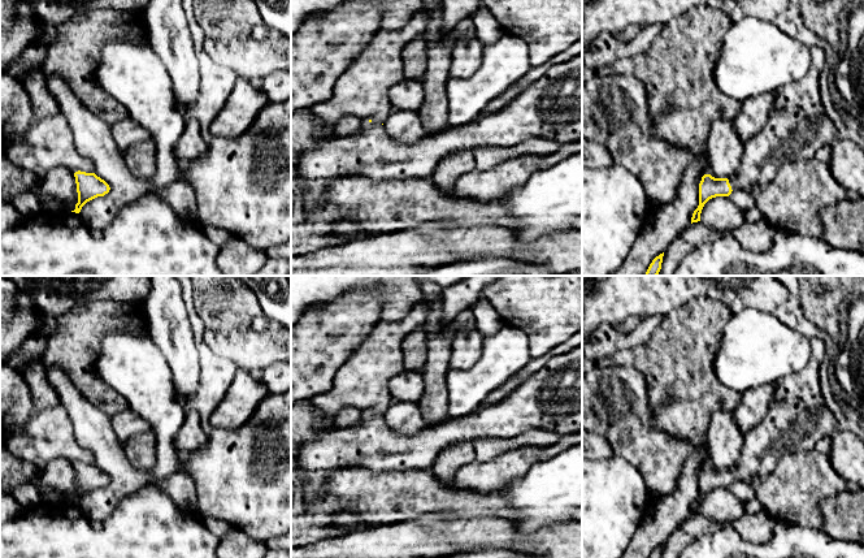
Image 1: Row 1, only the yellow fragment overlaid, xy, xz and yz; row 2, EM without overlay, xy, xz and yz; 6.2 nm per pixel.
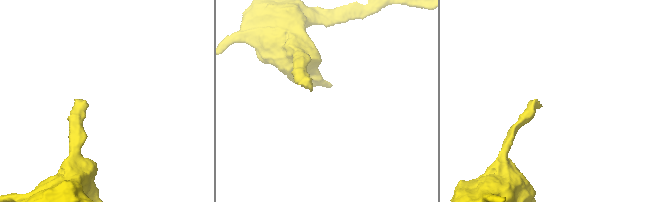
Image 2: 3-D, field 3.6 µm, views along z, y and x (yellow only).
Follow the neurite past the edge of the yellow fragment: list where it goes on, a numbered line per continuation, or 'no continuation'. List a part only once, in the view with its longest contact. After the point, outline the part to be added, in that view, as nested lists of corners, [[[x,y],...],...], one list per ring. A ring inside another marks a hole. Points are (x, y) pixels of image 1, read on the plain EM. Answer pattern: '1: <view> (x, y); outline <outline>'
1: yz (797, 418); outline [[[820,338],[808,339],[811,356],[806,367],[776,384],[765,416],[743,436],[741,455],[728,470],[731,481],[750,481],[756,475],[768,475],[783,454],[796,450],[811,451],[819,440],[832,438],[838,432],[835,416],[825,405],[820,386],[819,369],[825,356],[825,343]]]

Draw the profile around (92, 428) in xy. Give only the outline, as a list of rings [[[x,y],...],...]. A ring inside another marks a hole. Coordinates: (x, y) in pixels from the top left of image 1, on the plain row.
[[[44,365],[44,371],[68,412],[77,442],[94,454],[95,466],[110,479],[108,485],[87,493],[79,503],[90,520],[103,523],[123,498],[151,485],[156,477],[152,470],[136,470],[129,462],[112,428],[110,418],[91,405],[60,367]]]

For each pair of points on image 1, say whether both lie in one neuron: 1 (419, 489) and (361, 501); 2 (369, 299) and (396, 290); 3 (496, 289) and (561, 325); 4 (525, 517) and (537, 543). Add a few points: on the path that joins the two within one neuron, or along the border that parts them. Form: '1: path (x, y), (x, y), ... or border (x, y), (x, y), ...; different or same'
1: path (404, 493), (376, 493); same
2: border (361, 289), (376, 289), (381, 293), (380, 319); different
3: path (512, 295), (524, 295), (546, 310); same
4: border (509, 518), (521, 532), (535, 532), (561, 522); different

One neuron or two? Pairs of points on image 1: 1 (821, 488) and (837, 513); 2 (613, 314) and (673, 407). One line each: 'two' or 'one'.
1: two
2: two

